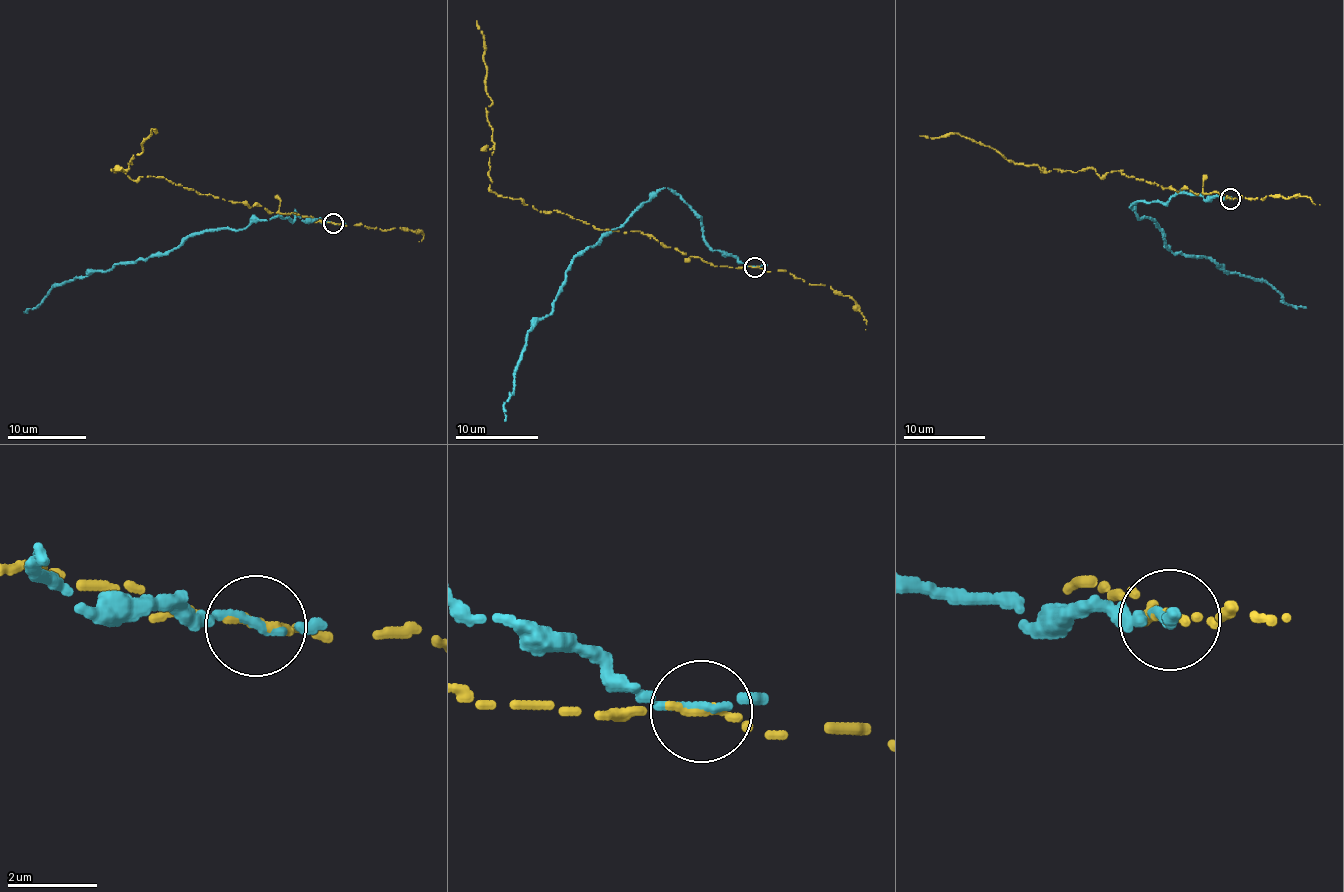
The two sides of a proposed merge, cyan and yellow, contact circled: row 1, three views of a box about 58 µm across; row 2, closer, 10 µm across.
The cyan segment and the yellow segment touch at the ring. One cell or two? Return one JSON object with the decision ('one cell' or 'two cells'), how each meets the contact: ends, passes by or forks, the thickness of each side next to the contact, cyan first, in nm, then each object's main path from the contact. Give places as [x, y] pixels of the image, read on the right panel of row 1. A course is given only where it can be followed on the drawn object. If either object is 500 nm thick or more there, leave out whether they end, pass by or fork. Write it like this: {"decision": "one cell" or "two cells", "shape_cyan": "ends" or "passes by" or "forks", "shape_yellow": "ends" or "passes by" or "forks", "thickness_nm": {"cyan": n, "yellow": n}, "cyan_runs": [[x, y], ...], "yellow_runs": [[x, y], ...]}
{"decision": "two cells", "shape_cyan": "passes by", "shape_yellow": "ends", "thickness_nm": {"cyan": 150, "yellow": 240}, "cyan_runs": [[1229, 199], [1175, 193], [1129, 206], [1152, 218], [1171, 251], [1267, 280], [1285, 302], [1305, 307]], "yellow_runs": [[1229, 199], [1119, 171], [1099, 177], [1090, 168], [1042, 171], [1009, 162], [958, 132], [920, 136]]}

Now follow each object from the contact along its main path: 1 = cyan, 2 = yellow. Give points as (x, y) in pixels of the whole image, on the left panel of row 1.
1: (333, 224), (296, 212), (192, 233), (167, 251), (53, 286), (23, 312)
2: (333, 224), (200, 195), (167, 179), (130, 179), (112, 170), (126, 169), (155, 130)

